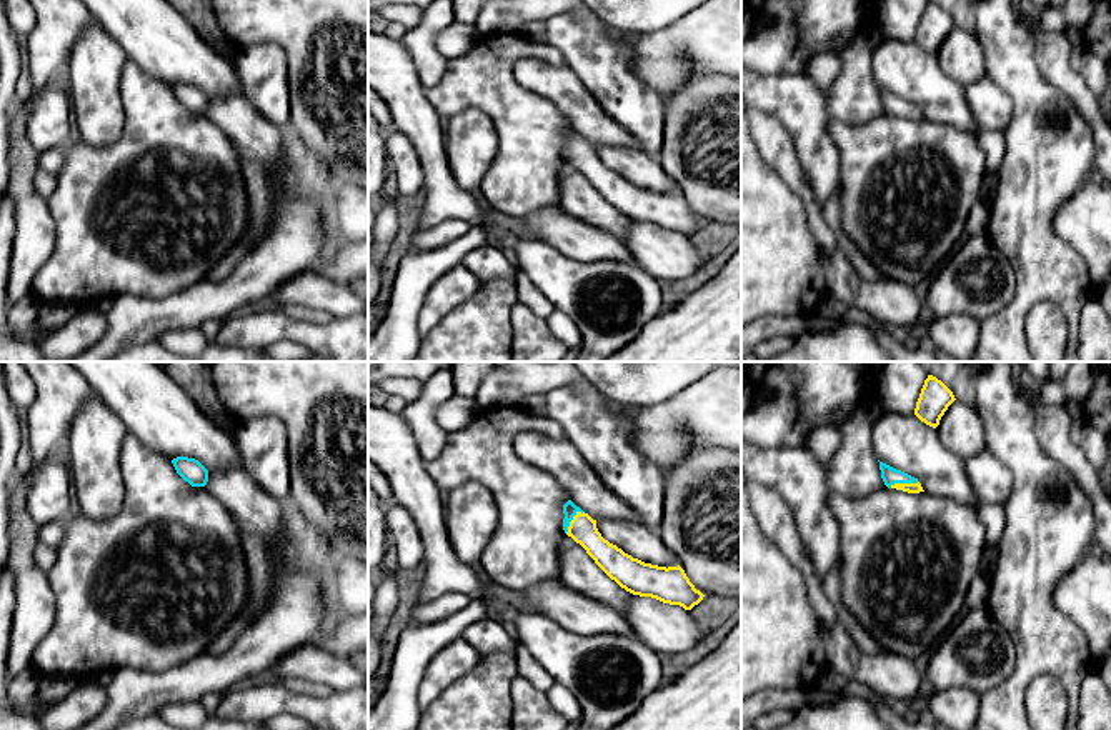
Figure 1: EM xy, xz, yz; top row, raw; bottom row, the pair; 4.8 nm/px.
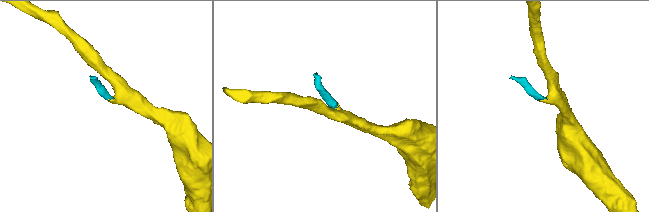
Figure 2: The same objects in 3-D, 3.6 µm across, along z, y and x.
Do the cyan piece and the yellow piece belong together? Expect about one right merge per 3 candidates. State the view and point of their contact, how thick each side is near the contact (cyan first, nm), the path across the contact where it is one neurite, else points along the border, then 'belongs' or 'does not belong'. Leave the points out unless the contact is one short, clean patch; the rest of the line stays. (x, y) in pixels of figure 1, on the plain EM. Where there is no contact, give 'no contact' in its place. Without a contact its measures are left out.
contact yz (903, 109); calibres 90 and 50 nm; way yz (890, 102), (903, 109), (906, 114); belongs

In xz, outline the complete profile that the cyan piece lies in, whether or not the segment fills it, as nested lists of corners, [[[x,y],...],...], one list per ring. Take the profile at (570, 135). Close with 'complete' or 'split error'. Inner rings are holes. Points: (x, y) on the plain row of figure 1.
[[[571,127],[563,132],[563,140],[565,160],[580,170],[595,190],[626,218],[680,232],[685,237],[691,237],[703,227],[705,222],[695,215],[680,192],[666,195],[633,185],[605,167],[596,155],[596,147]]]; split error

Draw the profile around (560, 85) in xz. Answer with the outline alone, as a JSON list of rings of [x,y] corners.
[[[521,58],[513,67],[513,77],[523,88],[548,98],[593,147],[640,148],[638,140],[603,112],[566,65]]]

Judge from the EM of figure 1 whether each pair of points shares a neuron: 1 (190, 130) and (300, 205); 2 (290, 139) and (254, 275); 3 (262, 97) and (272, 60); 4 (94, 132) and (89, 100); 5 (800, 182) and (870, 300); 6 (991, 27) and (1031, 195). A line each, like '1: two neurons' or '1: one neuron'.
1: two neurons
2: one neuron
3: one neuron
4: one neuron
5: one neuron
6: one neuron

